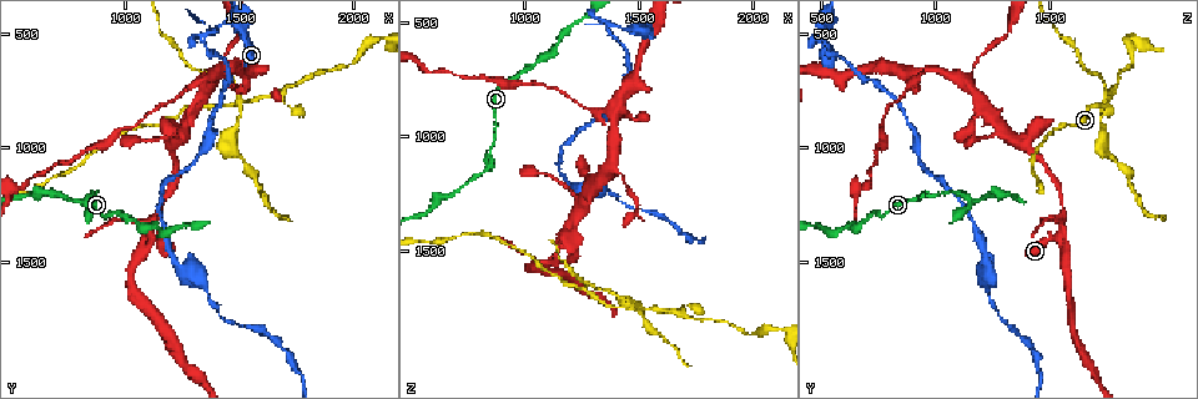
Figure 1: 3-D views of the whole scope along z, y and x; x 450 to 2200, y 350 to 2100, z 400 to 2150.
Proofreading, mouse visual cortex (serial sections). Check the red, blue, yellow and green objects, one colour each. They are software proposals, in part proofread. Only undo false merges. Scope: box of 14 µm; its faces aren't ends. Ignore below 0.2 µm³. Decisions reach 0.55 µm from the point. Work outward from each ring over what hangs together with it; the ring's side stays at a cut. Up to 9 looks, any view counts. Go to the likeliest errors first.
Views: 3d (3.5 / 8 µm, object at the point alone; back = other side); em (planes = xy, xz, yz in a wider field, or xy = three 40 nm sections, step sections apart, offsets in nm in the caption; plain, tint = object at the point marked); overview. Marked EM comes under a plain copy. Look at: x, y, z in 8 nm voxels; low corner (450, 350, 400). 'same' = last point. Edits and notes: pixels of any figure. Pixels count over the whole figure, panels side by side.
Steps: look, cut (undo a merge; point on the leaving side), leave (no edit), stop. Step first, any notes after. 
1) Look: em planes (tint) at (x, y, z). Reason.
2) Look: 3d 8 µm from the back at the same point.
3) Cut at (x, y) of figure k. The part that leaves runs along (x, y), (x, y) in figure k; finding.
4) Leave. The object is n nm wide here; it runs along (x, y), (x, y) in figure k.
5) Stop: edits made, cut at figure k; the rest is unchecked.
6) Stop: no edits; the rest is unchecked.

Look: em xy step 2 (tint) at (1490, 790, 1740). Sudden change in width.

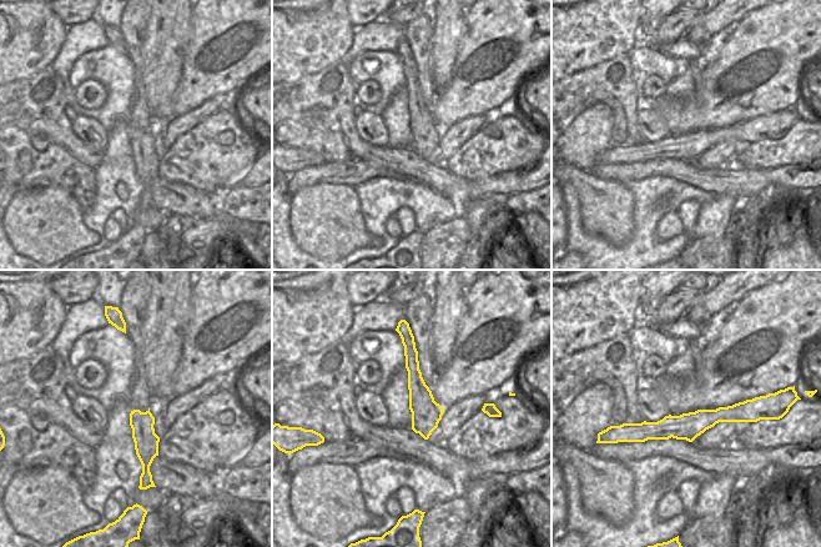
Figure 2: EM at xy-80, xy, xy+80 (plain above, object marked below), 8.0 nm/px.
Look: 3d 3.5 µm from the back at the same point. See where the arms go.

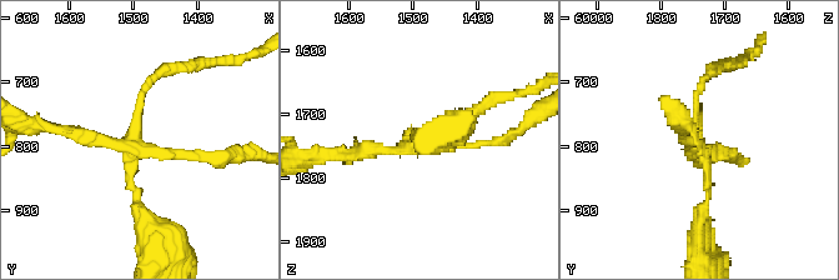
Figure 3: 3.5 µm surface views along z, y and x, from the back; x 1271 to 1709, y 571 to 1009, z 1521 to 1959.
Cut at (136, 195) of figure 3. The arms are 100, 100, 100, 200 nm wide; two cells meet here.

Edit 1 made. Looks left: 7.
Look: 3d 3.5 µm at (1120, 1400, 1540).

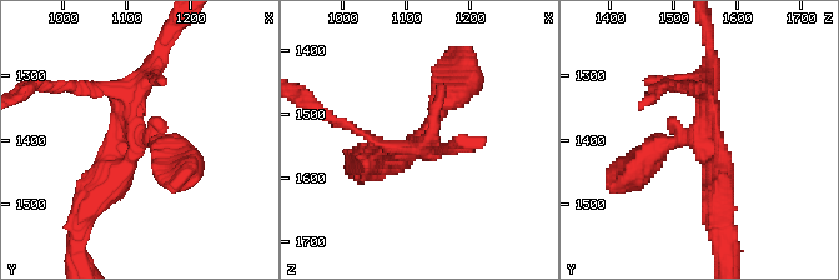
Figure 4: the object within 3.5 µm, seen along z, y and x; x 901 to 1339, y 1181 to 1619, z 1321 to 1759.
Look: em xy step 5 (tint) at (1125, 1395, 1530).

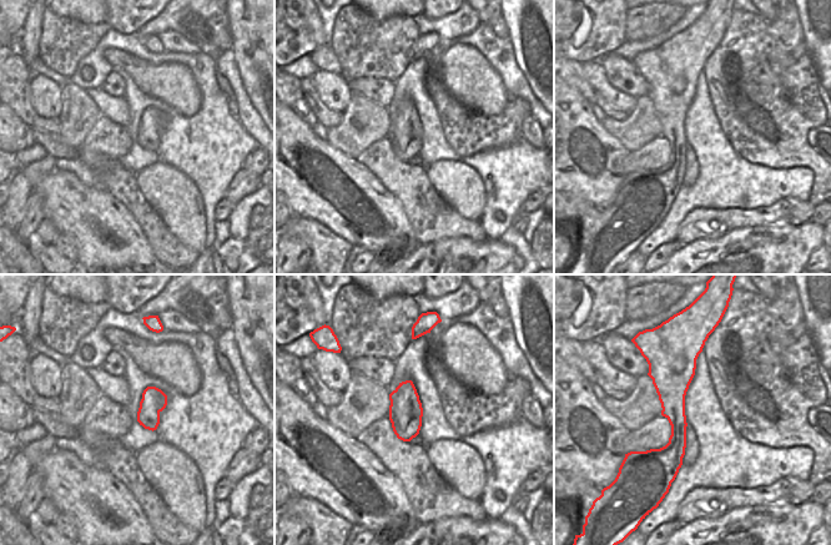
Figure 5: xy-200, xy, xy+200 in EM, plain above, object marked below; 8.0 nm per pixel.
Leave. It runs along (637, 169), (707, 119), (709, 65) in figure 4; all the same cell.

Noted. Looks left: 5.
Look: 3d 3.5 µm at (1280, 740, 880). Calibre changes.

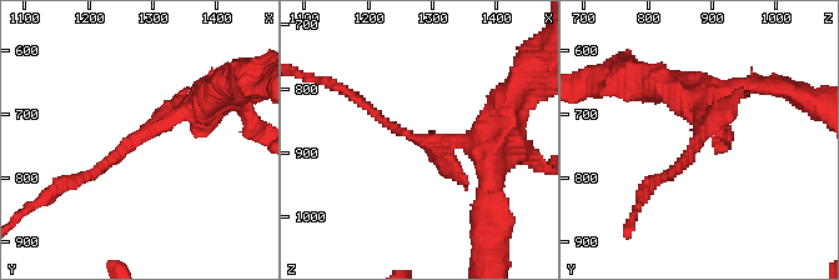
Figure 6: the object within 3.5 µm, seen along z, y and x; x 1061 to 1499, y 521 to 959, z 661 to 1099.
Look: em planes (tint) at (1290, 725, 880). Need the tissue.

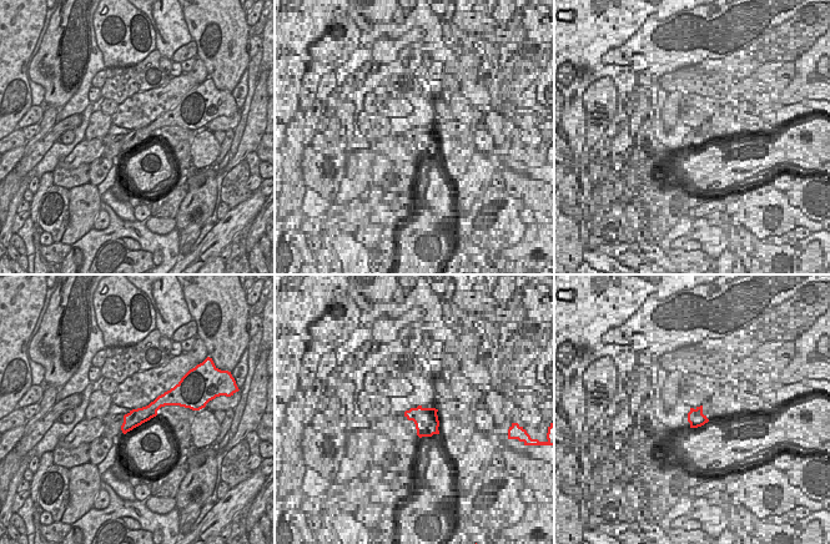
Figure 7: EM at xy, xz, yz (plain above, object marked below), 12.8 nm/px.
Look: em xy step 3 (tint) at the same point.

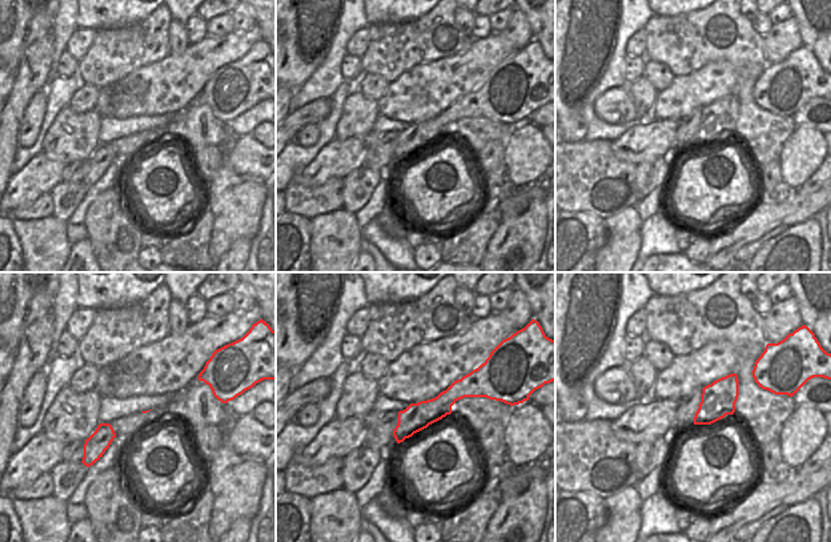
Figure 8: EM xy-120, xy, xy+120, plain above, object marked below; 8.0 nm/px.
Cut at (141, 136) of figure 6. The part that leaves runs along (179, 115), (83, 176) in figure 6; a second cell is stuck on.

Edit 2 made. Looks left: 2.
Look: 3d 3.5 µm at (1430, 600, 1200). Narrows sharply.

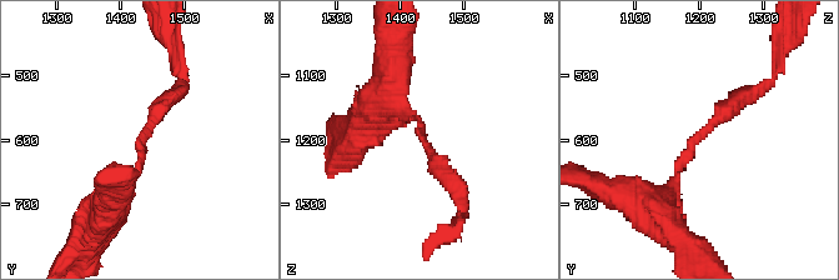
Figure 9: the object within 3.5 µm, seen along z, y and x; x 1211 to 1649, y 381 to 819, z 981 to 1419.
Look: em xy step 2 (tint) at (1435, 600, 1205).

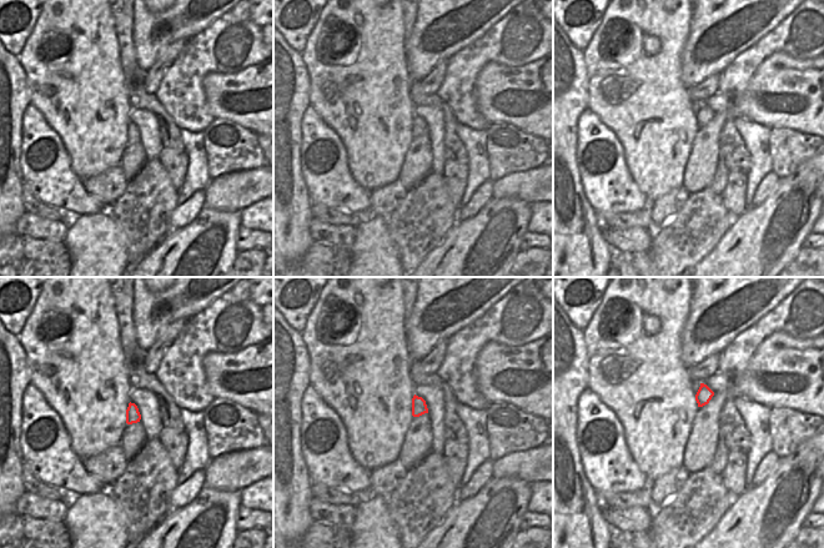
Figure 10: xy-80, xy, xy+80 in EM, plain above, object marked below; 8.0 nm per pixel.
Cut at (150, 125) of figure 9. The object is 120 nm wide here; the part that leaves runs along (140, 165), (155, 111), (179, 89) in figure 9; two cells meet here.

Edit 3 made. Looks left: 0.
Stop: edits made, cut at figure 3, cut at figure 6, cut at figure 9; the rest is unchecked.

